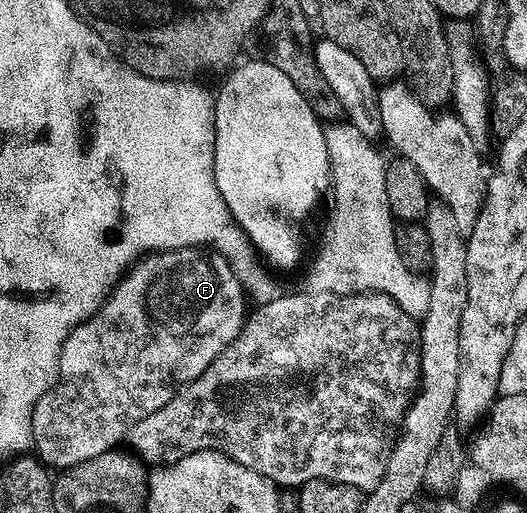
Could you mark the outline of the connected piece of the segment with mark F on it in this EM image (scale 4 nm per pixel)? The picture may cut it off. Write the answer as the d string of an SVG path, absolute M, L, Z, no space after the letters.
M204 246L180 247L174 251L149 253L138 259L121 276L120 283L109 292L109 298L101 304L101 308L91 318L80 323L78 327L74 327L73 332L66 337L65 344L61 346L57 381L47 393L43 393L43 397L39 397L33 410L33 447L36 458L46 468L64 469L74 467L87 459L93 459L104 451L114 450L118 446L116 443L120 439L122 442L136 423L143 421L143 417L155 413L155 409L163 409L163 405L167 405L167 401L171 401L171 397L184 383L189 383L195 377L199 377L199 373L203 373L203 369L207 369L207 365L211 365L211 361L215 361L215 357L219 357L219 353L223 353L223 349L227 349L227 345L231 345L231 341L235 341L235 337L239 337L247 320L245 294L247 291L242 284L241 276L233 270L232 265L219 252L206 249Z

